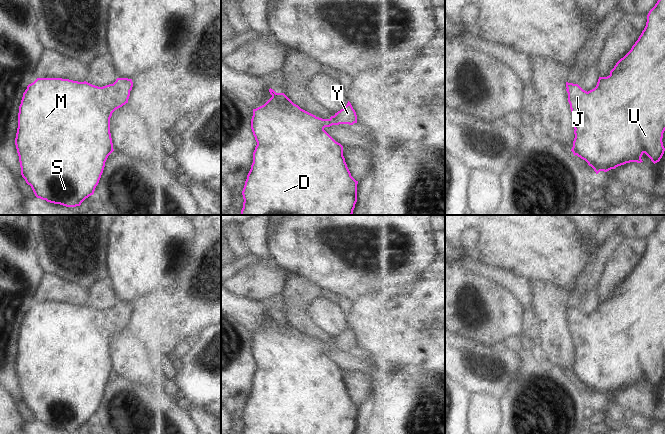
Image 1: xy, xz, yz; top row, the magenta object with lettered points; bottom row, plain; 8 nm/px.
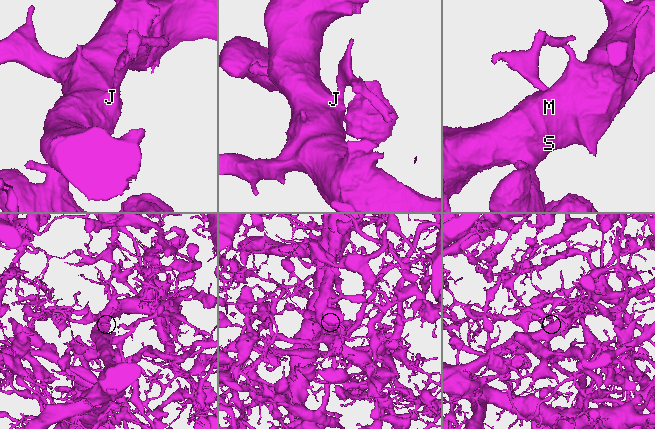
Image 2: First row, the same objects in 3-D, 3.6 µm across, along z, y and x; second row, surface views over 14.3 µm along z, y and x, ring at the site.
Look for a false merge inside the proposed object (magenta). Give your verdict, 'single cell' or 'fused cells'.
single cell

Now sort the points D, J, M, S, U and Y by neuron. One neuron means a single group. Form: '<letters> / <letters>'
D J M S U Y

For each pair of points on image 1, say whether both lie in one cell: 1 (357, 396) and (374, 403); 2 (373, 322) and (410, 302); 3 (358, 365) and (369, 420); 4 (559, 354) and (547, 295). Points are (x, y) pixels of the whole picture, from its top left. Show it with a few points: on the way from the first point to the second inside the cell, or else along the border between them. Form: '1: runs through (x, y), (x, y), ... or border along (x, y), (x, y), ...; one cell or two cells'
1: border along (371, 376), (371, 391), (358, 405); two cells
2: runs through (382, 322), (390, 322), (401, 311); one cell
3: border along (352, 349), (362, 360), (364, 370); two cells
4: runs through (555, 339), (551, 310); one cell

